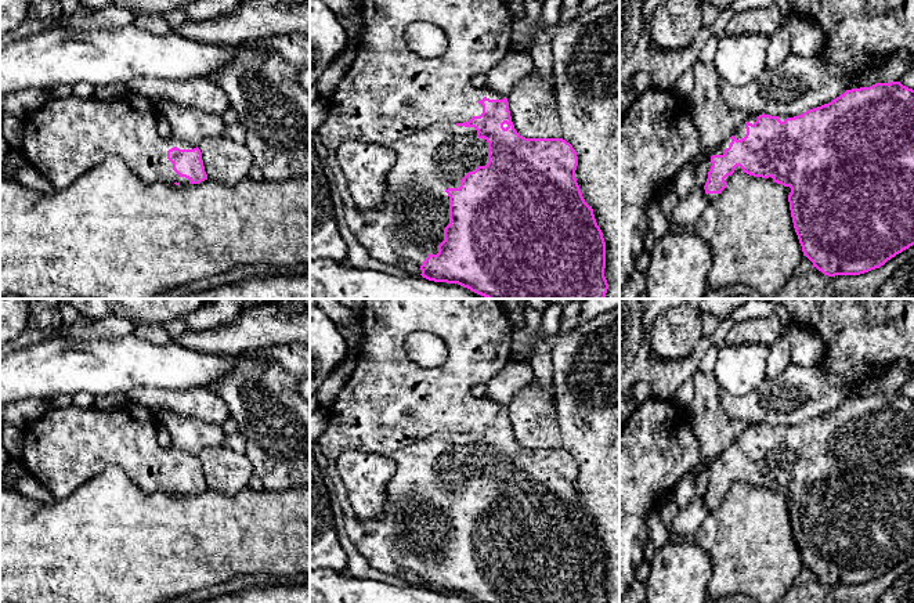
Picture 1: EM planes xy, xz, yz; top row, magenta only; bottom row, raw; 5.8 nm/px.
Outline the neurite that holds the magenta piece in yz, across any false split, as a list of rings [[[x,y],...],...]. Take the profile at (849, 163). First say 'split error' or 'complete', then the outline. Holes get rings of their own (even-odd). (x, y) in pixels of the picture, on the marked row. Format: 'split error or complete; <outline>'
split error; [[[900,82],[875,83],[870,87],[846,90],[831,102],[809,109],[794,118],[770,116],[765,113],[748,115],[733,136],[725,140],[711,156],[708,178],[704,185],[709,201],[716,199],[722,194],[734,171],[767,178],[785,188],[794,228],[803,256],[824,275],[860,275],[879,268],[888,260],[914,245],[914,90],[903,86]]]

